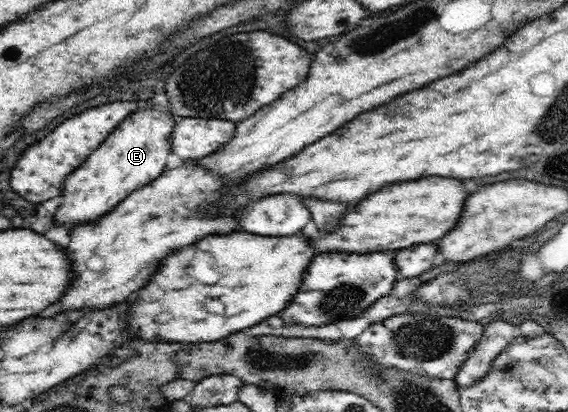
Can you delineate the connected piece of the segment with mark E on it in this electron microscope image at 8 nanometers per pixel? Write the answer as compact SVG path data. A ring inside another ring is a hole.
M150 104L144 108L138 108L138 112L132 112L130 118L122 120L118 128L100 144L98 150L94 150L86 164L76 168L64 182L64 202L56 212L56 224L74 228L80 222L96 220L98 216L114 210L122 198L126 198L130 192L150 184L156 180L164 168L166 158L170 154L170 134L174 128L174 118L170 114L158 112Z

